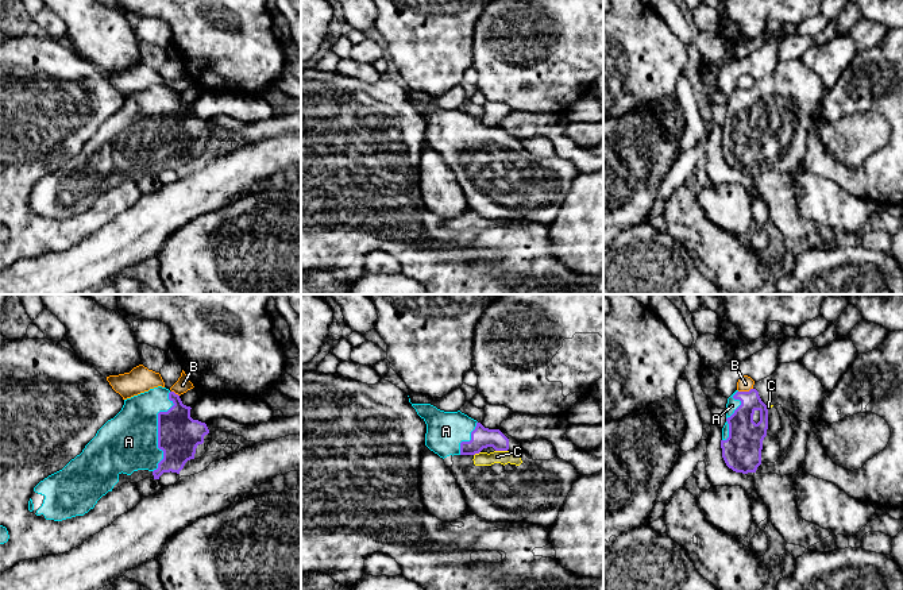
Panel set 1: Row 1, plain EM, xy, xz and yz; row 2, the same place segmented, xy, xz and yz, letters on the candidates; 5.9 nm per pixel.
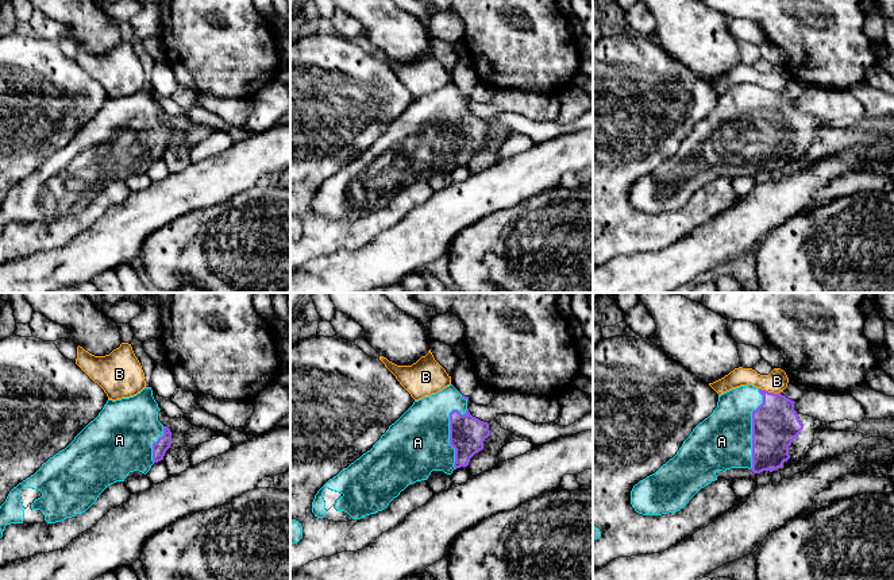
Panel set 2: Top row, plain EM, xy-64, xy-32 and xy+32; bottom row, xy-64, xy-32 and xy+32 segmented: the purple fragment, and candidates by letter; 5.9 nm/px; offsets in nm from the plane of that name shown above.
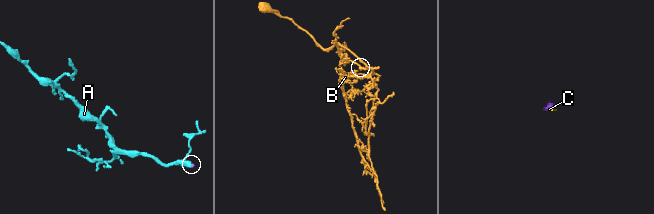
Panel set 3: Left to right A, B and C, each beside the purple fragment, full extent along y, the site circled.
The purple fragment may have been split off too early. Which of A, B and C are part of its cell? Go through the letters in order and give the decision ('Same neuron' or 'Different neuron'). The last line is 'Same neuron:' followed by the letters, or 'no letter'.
A: Same neuron
B: Different neuron
C: Same neuron
Same neuron: A, C

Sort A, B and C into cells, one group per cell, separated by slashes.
A C / B

